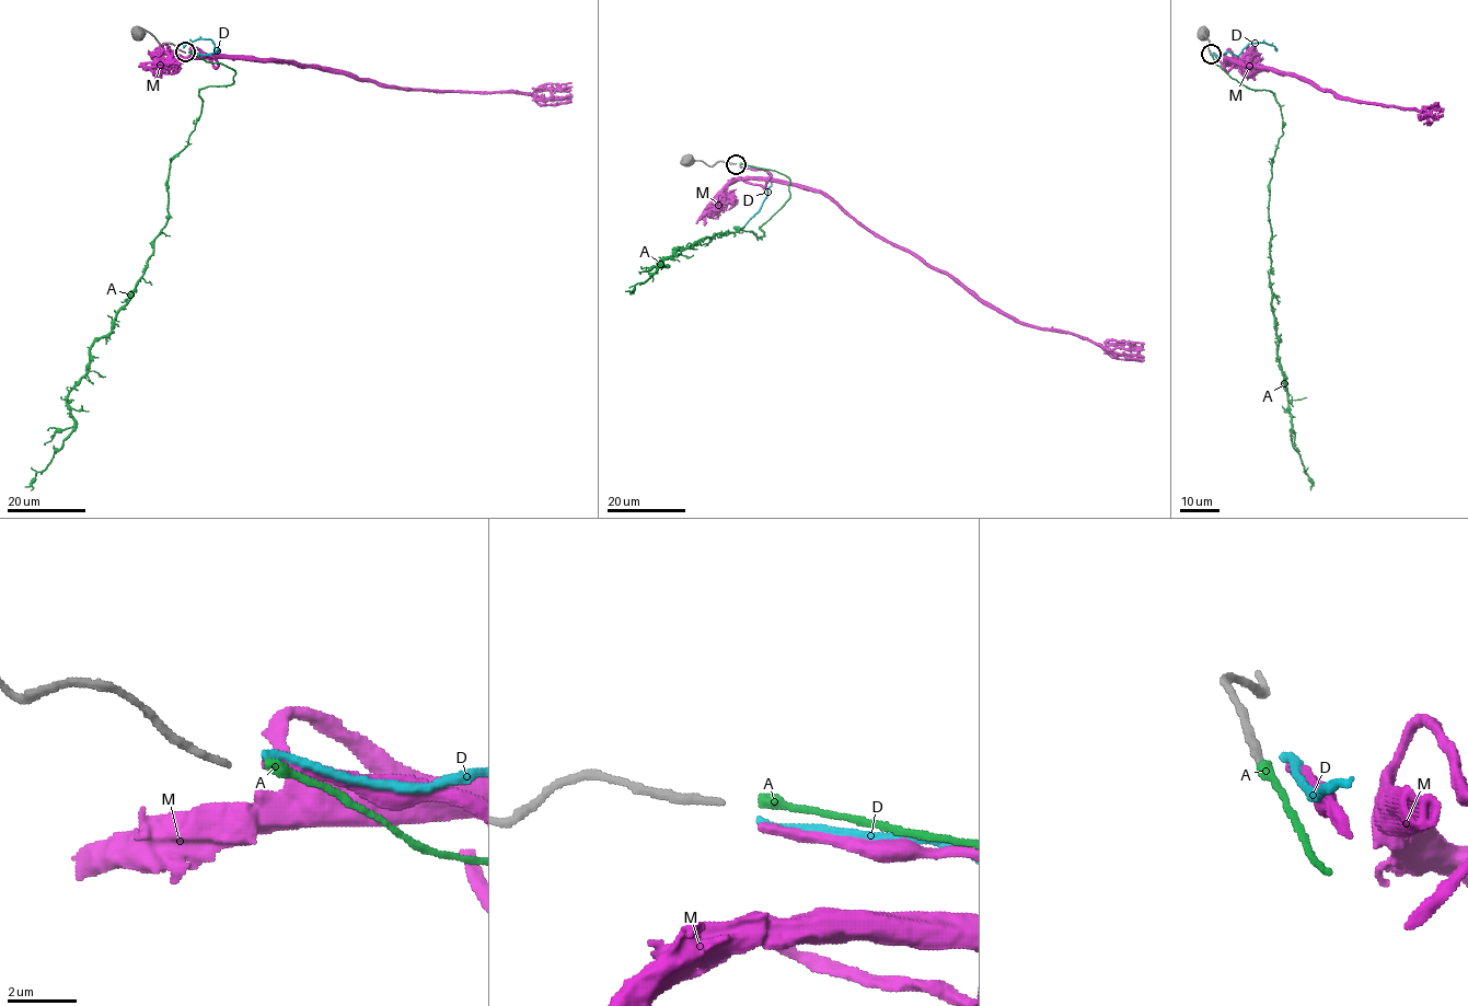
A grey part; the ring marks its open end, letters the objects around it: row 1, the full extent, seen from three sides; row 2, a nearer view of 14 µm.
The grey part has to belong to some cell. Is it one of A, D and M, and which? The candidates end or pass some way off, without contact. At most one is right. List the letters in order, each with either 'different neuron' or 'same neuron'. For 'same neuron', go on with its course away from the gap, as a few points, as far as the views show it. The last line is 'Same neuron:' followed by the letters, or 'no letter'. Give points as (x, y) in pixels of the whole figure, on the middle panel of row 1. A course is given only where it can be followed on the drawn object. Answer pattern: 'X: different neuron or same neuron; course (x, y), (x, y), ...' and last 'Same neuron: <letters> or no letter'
A: different neuron
D: different neuron
M: different neuron
Same neuron: no letter

